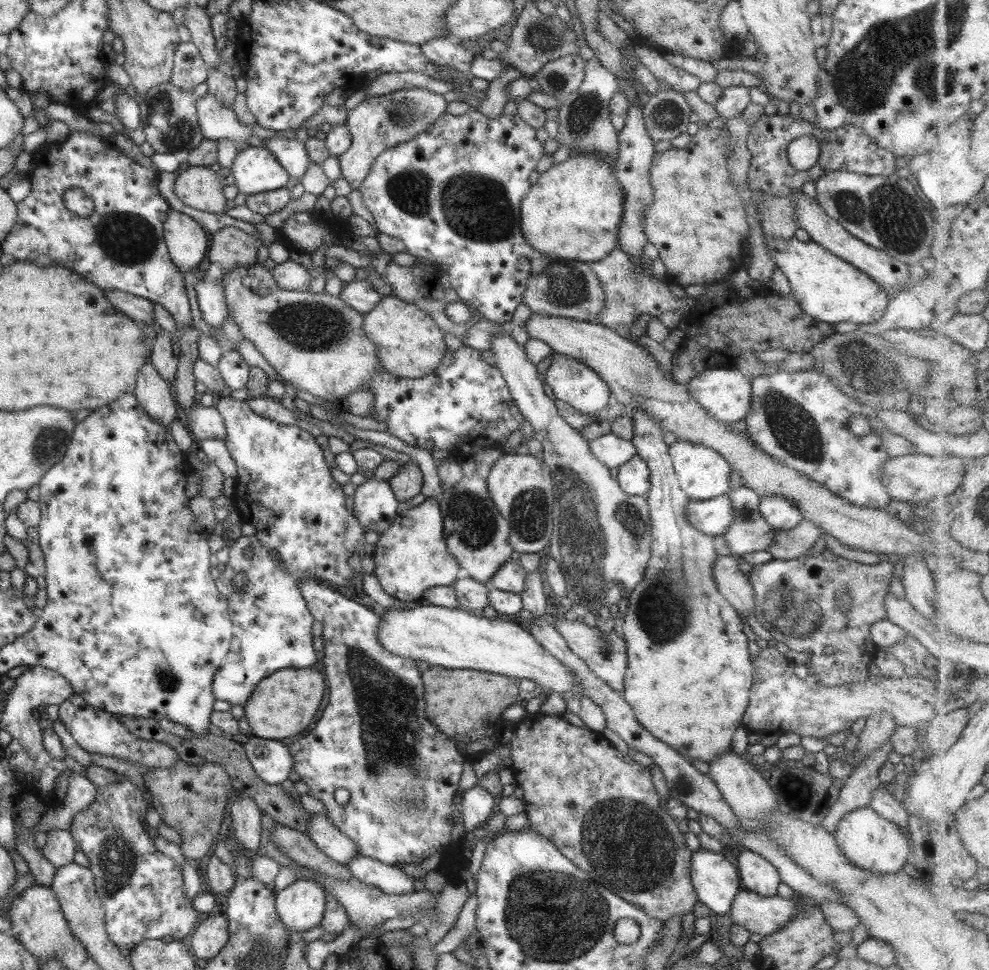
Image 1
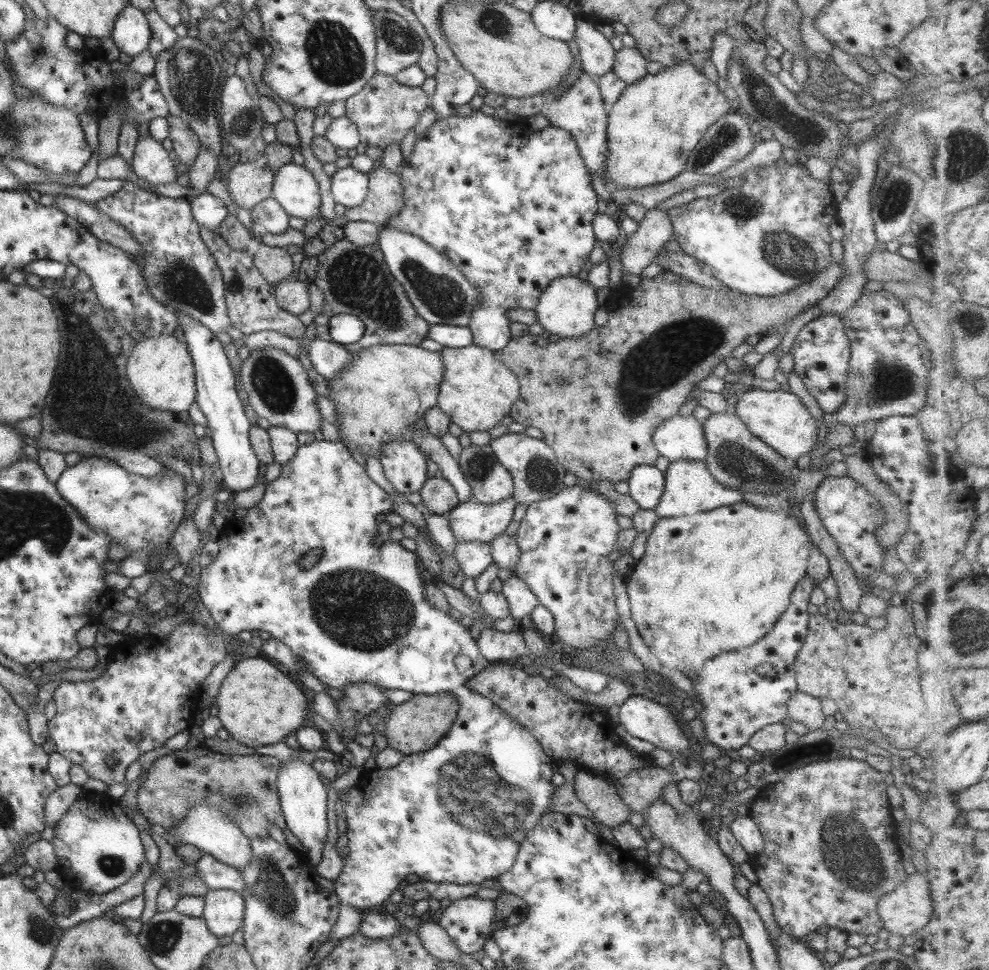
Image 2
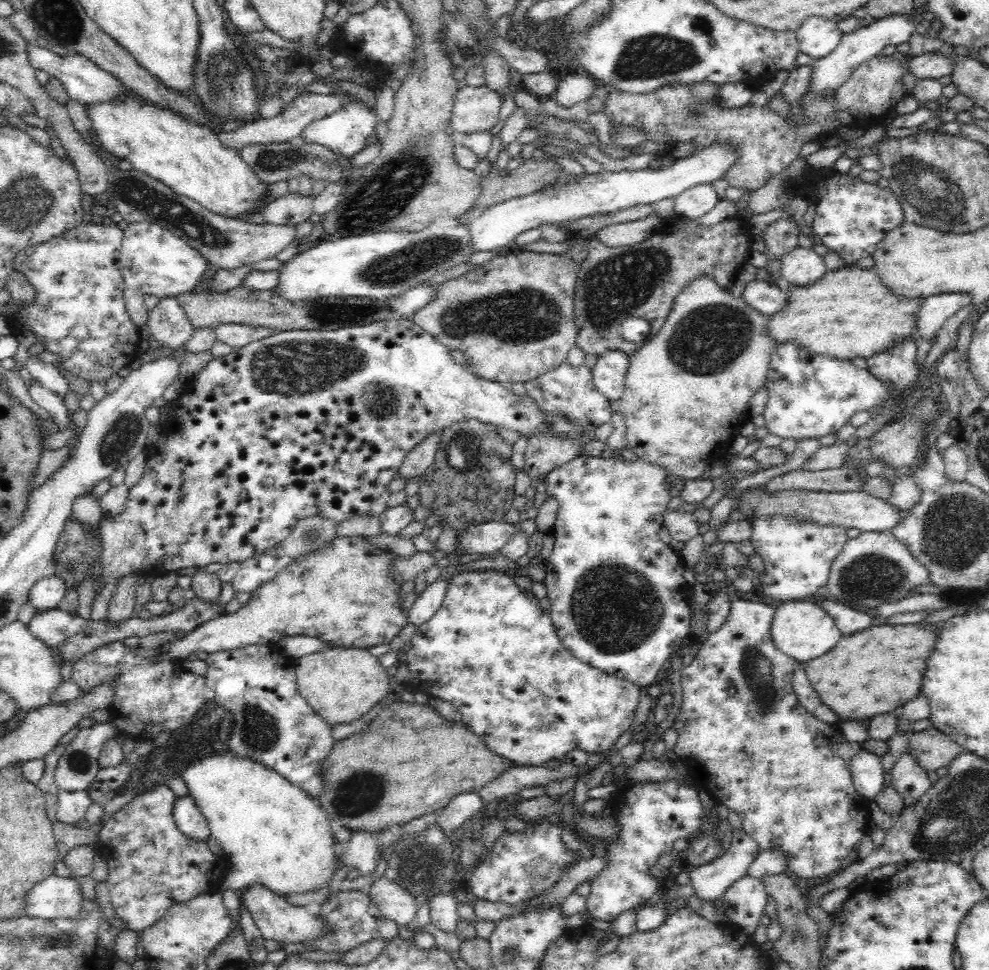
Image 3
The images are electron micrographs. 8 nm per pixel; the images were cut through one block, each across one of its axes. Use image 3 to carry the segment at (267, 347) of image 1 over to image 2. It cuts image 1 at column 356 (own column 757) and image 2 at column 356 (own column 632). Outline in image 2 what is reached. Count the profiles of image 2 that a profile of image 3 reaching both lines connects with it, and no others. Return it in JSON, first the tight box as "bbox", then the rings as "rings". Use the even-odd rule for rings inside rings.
{"bbox":[327,345,442,457],"rings":[[[410,345],[369,346],[352,354],[348,365],[328,380],[327,394],[333,403],[337,440],[341,441],[349,452],[359,452],[363,457],[377,457],[380,448],[390,440],[411,440],[410,430],[414,428],[417,418],[423,417],[426,410],[436,406],[442,372],[439,352],[428,352]]]}

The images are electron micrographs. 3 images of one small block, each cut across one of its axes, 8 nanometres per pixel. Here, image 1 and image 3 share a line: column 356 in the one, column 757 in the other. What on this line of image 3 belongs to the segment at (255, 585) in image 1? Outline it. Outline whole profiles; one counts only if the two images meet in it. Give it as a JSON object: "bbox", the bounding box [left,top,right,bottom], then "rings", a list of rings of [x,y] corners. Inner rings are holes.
{"bbox":[750,515,849,601],"rings":[[[780,515],[757,518],[752,523],[750,541],[756,553],[764,559],[766,567],[766,574],[758,574],[762,594],[783,601],[802,601],[815,597],[818,589],[826,585],[831,565],[849,539],[846,530],[846,527],[820,526]]]}

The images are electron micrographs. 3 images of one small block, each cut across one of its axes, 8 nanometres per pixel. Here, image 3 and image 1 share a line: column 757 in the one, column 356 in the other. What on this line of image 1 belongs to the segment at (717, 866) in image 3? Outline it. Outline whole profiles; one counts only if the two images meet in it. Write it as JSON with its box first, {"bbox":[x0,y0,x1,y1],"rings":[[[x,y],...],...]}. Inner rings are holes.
{"bbox":[307,813,357,866],"rings":[[[317,813],[312,814],[308,823],[307,838],[311,839],[313,845],[331,858],[333,862],[345,866],[347,862],[357,854],[355,843],[339,831],[335,826],[327,822],[325,816]]]}

